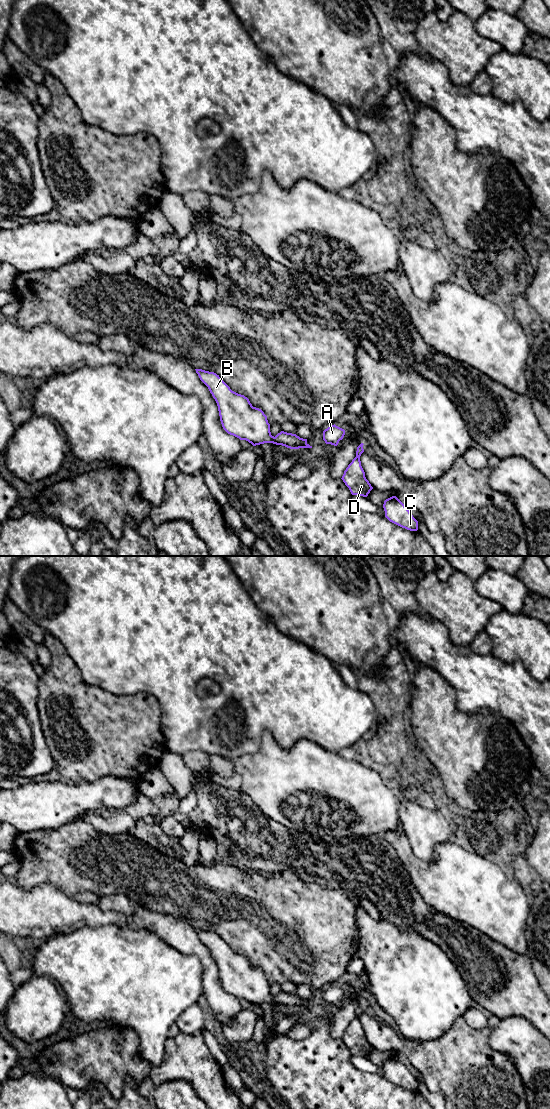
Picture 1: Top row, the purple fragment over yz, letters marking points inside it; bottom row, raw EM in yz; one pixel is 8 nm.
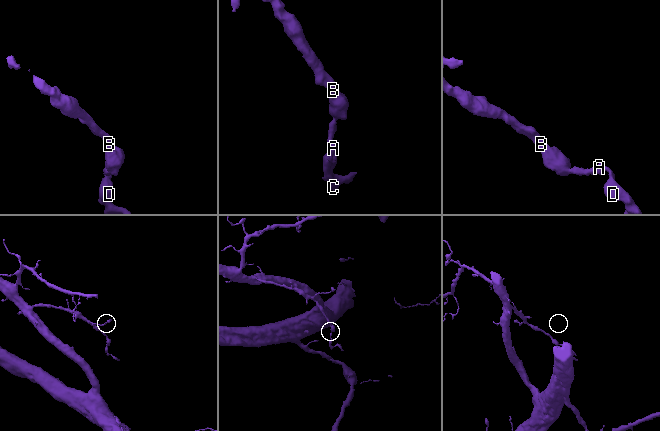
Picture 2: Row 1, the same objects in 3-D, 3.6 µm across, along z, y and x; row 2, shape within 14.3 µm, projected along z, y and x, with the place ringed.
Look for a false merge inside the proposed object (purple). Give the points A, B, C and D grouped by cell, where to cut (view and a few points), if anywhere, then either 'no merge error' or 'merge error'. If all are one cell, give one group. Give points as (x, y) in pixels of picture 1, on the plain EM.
A B C D; no cut; no merge error

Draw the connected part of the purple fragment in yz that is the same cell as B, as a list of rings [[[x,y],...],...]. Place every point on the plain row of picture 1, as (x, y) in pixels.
[[[195,930],[215,959],[222,987],[228,994],[246,1000],[253,1006],[273,1003],[290,1009],[312,1008],[307,999],[296,994],[281,991],[272,996],[267,976],[261,969],[253,967],[244,955],[232,951],[216,933]]]

